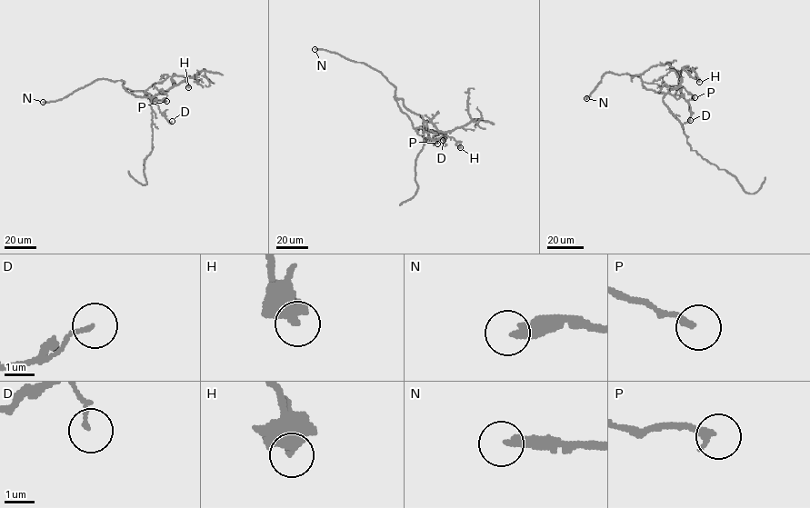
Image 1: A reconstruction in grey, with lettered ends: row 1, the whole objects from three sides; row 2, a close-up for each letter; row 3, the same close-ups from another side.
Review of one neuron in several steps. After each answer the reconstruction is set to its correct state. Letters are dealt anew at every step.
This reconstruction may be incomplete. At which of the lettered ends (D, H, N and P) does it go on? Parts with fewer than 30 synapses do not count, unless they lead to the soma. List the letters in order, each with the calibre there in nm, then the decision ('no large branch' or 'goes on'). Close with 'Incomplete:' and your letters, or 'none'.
D: 130 nm thick; no large branch
H: 500 nm thick; no large branch
N: 320 nm thick; goes on
P: 240 nm thick; no large branch
Incomplete: N

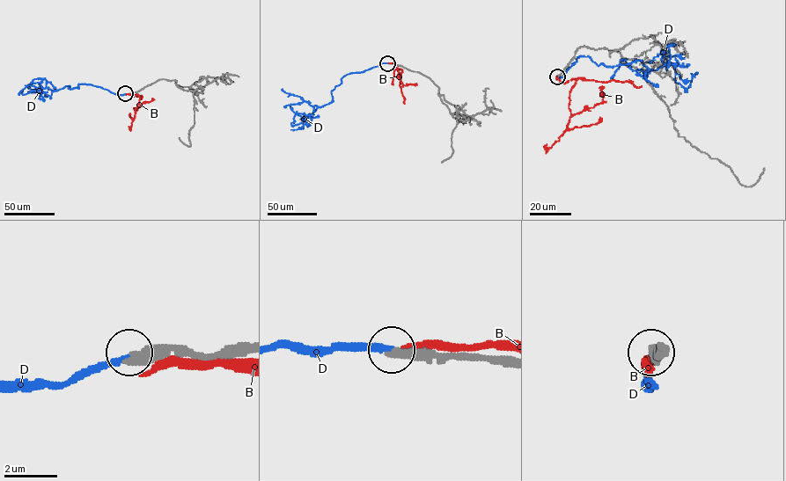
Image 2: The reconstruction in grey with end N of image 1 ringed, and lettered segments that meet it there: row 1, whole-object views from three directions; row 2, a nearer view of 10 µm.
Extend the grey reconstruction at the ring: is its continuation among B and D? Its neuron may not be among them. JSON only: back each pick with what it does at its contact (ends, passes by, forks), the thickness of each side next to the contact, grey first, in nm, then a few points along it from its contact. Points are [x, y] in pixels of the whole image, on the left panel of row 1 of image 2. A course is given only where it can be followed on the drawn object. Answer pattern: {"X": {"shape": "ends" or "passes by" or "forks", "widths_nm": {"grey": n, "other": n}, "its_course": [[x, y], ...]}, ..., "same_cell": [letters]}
{"D": {"shape": "ends", "widths_nm": {"grey": 440, "other": 240}, "its_course": [[125, 94], [81, 83], [78, 88], [41, 88], [40, 99], [39, 93], [28, 91]]}, "same_cell": ["D"]}

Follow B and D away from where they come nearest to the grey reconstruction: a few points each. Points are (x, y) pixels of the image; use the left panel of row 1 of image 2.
B: (126, 94), (140, 97), (135, 112), (143, 103), (154, 98)
D: (125, 94), (81, 83), (78, 88), (41, 88), (40, 99), (39, 93), (28, 91)

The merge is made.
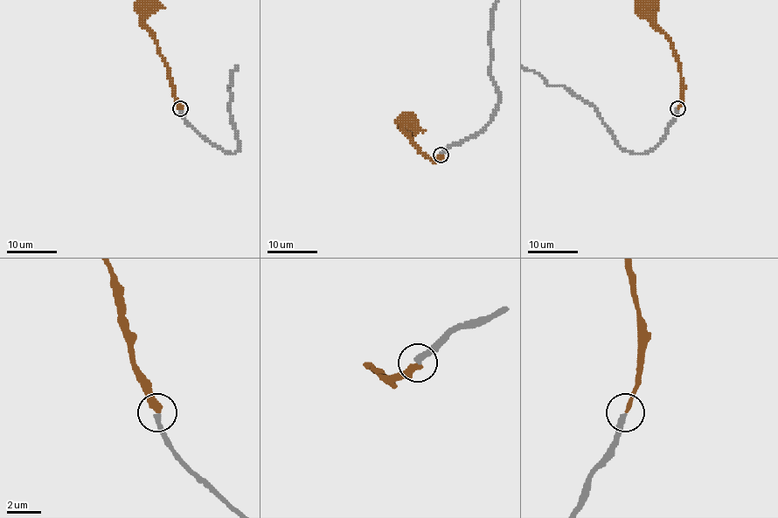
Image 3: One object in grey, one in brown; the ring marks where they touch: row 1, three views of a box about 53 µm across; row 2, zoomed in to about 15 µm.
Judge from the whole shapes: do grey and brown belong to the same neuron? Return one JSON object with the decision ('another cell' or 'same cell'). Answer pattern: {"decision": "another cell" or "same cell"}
{"decision": "same cell"}

